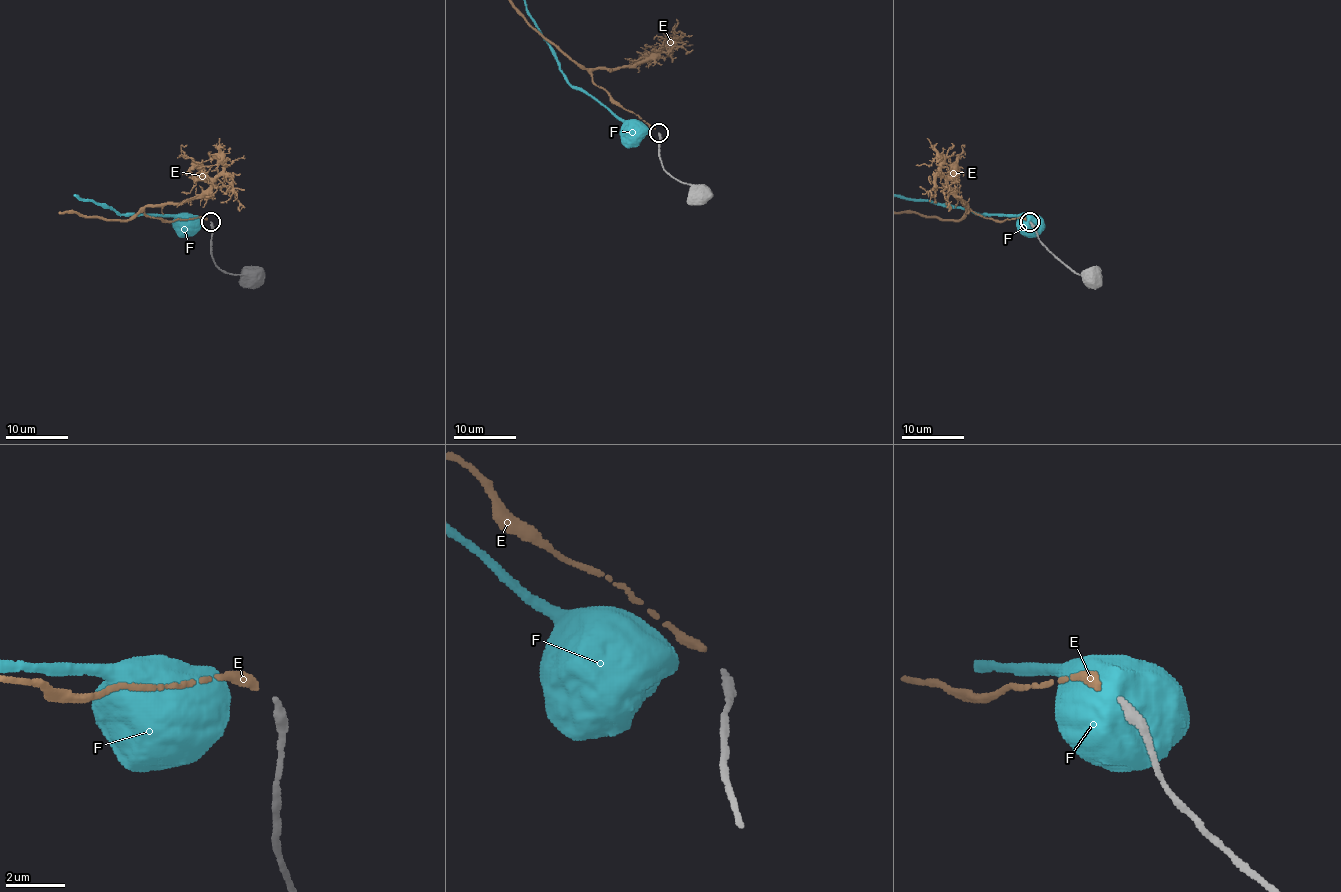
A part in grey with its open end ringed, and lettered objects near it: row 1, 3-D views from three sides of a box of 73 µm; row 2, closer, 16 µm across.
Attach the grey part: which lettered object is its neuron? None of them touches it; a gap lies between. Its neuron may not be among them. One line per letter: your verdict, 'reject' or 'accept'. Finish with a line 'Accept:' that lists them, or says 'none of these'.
E: accept
F: reject
Accept: E

